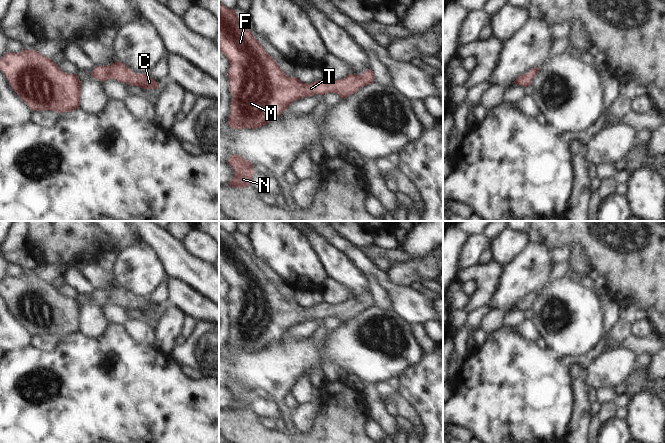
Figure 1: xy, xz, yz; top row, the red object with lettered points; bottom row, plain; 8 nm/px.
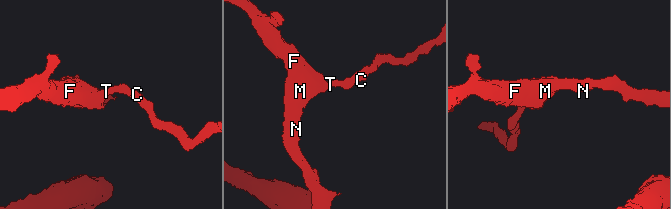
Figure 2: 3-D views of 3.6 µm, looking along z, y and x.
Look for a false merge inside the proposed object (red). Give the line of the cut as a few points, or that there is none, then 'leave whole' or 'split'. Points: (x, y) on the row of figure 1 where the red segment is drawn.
no cut; leave whole

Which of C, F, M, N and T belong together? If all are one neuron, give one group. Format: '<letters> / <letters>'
C F M N T

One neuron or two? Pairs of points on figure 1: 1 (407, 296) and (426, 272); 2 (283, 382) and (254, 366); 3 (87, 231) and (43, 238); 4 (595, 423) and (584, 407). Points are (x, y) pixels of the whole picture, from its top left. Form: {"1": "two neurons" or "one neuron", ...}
{"1": "two neurons", "2": "one neuron", "3": "one neuron", "4": "two neurons"}

